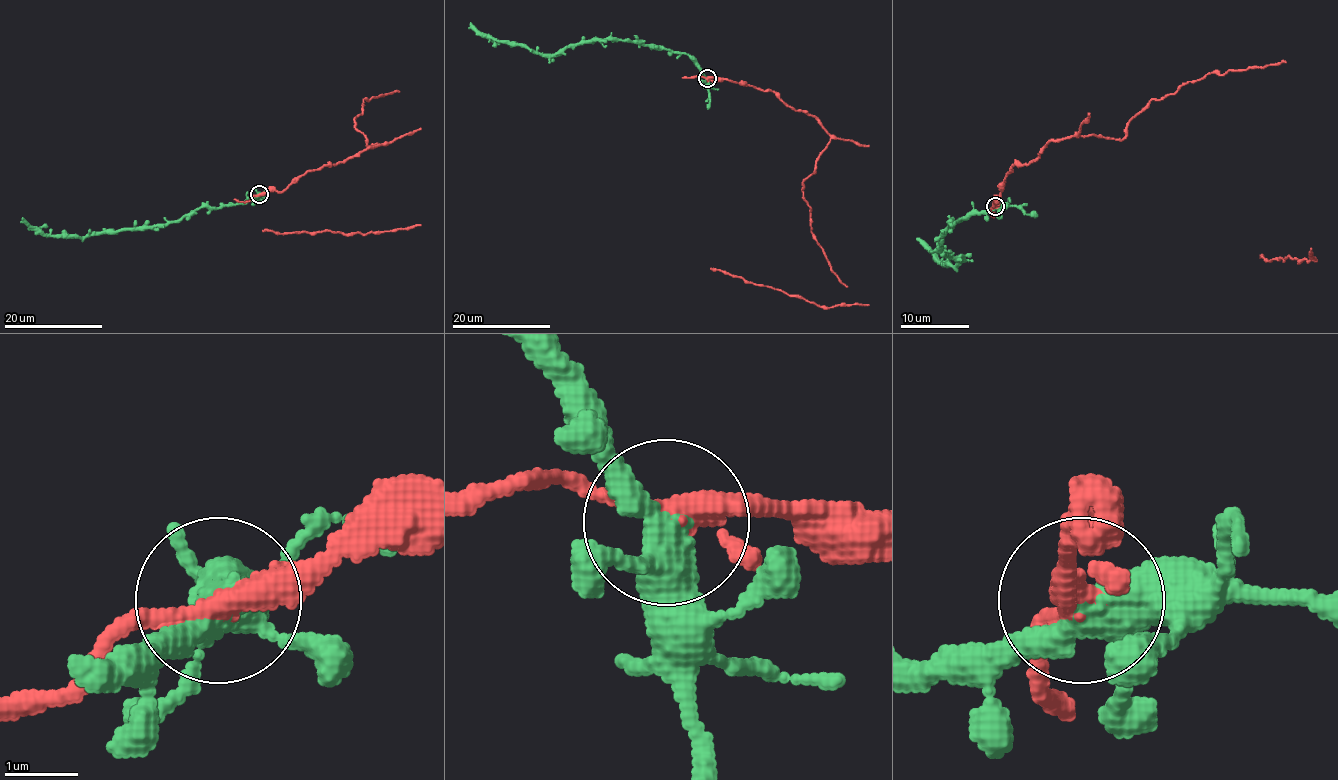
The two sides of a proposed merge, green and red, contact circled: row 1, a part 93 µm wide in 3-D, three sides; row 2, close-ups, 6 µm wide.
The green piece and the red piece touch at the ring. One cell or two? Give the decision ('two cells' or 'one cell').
two cells

